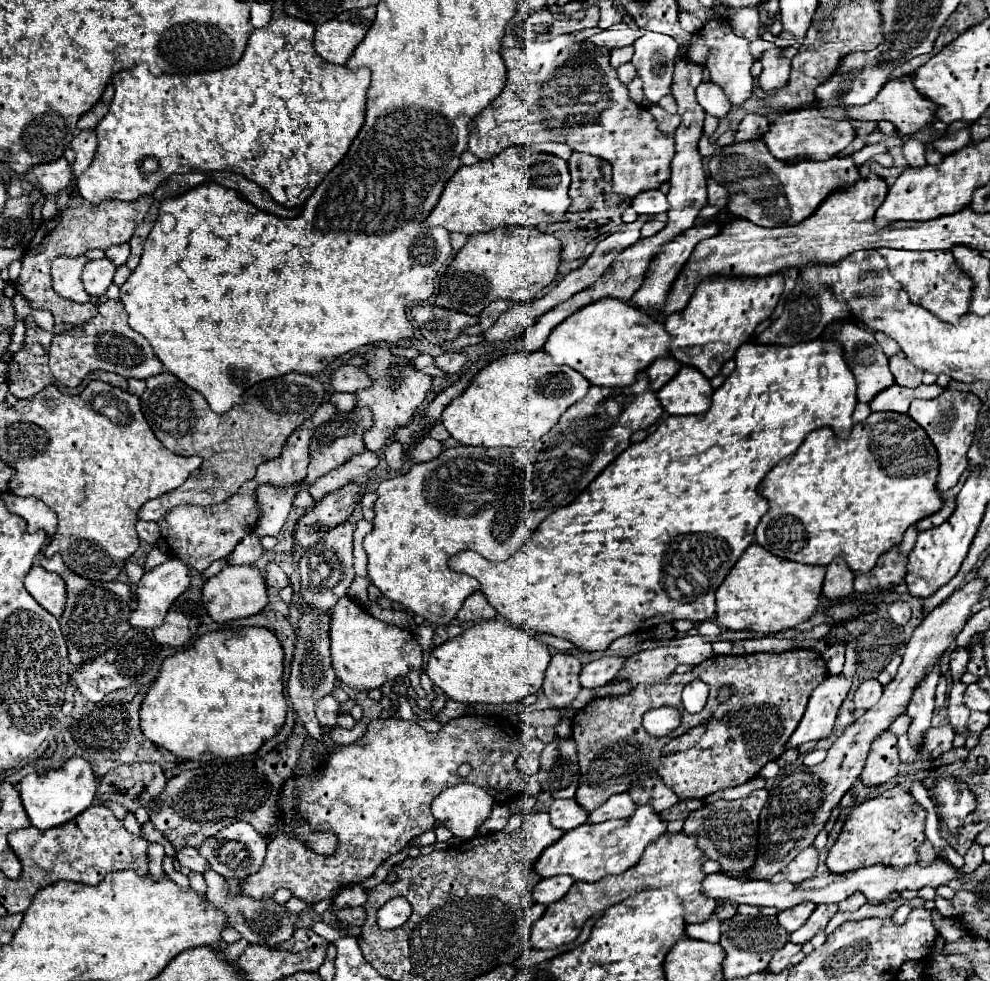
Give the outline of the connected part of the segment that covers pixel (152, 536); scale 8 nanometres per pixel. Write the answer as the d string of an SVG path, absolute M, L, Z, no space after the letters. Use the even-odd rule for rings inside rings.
M138 521L136 525L136 531L140 535L142 541L154 545L158 539L160 539L160 533L158 533L158 525L156 523L148 523L148 521Z

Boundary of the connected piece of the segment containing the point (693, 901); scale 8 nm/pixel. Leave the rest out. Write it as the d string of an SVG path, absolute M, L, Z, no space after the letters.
M664 833L660 839L656 839L654 843L650 843L646 847L640 863L634 865L632 869L628 869L620 875L608 875L608 877L600 879L598 883L576 881L570 887L570 893L566 893L566 897L562 897L562 901L548 905L546 913L532 925L530 945L534 949L556 949L556 947L562 947L566 943L572 943L580 935L584 923L590 917L594 917L594 915L606 911L608 907L628 899L630 895L636 895L642 889L674 887L676 893L684 899L686 923L704 923L710 919L710 915L716 909L716 901L704 897L704 893L702 893L702 881L706 877L706 873L702 871L702 863L706 859L708 857L700 853L694 835Z

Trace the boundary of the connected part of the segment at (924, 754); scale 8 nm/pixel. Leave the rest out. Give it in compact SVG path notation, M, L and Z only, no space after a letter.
M950 725L926 729L922 735L920 747L912 747L908 741L908 735L902 735L898 739L900 761L906 765L916 763L916 761L932 761L952 749L952 739L954 739L954 731L950 729Z

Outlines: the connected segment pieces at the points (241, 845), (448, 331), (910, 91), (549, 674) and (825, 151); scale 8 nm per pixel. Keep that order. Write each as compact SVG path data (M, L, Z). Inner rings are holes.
M238 821L234 825L228 825L226 829L222 829L222 833L210 837L210 841L206 841L206 845L202 845L202 849L198 849L202 853L202 857L206 857L210 861L210 867L220 873L226 879L246 879L248 875L256 873L266 857L266 837L260 835L254 827ZM230 843L230 849L224 849L224 845Z
M414 305L412 317L414 317L420 333L432 345L442 345L446 341L452 341L462 333L462 329L478 323L478 317L442 309L436 305Z
M900 77L900 79L892 79L890 85L884 85L882 93L878 93L878 97L870 105L850 107L846 111L852 119L858 119L858 121L876 121L876 123L878 121L890 121L900 135L908 137L908 135L918 133L926 125L932 125L934 117L936 117L936 109L938 109L938 105L934 101L928 101L926 97L922 97L916 91L910 77Z
M556 653L546 669L546 679L542 691L552 701L554 707L562 709L574 701L580 691L580 661L568 653Z
M814 107L778 115L770 123L768 133L764 135L764 143L768 151L776 159L782 159L782 161L790 161L796 157L806 157L812 161L826 161L828 157L836 157L852 139L854 139L854 127L848 121L826 119Z

